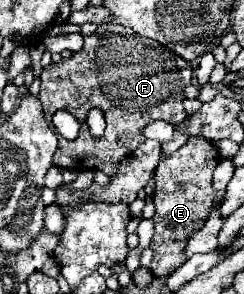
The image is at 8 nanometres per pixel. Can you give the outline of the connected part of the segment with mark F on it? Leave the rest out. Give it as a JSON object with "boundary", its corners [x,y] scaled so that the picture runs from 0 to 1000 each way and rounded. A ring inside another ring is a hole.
{"boundary":[[[480,78],[406,85],[381,119],[348,126],[348,153],[332,173],[299,180],[250,214],[209,214],[160,262],[160,344],[176,357],[193,418],[209,418],[209,398],[242,371],[283,378],[316,412],[332,412],[307,476],[238,463],[217,561],[311,582],[414,575],[447,602],[471,595],[504,534],[545,507],[545,473],[561,473],[561,500],[594,480],[594,425],[643,405],[734,425],[766,398],[766,378],[750,364],[750,303],[783,282],[783,248],[791,235],[775,207],[717,187],[717,173],[701,173],[693,160],[635,146],[627,133],[570,126],[529,92]],[[373,364],[406,364],[430,384],[439,439],[414,473],[373,466],[348,422],[357,378]]]}

